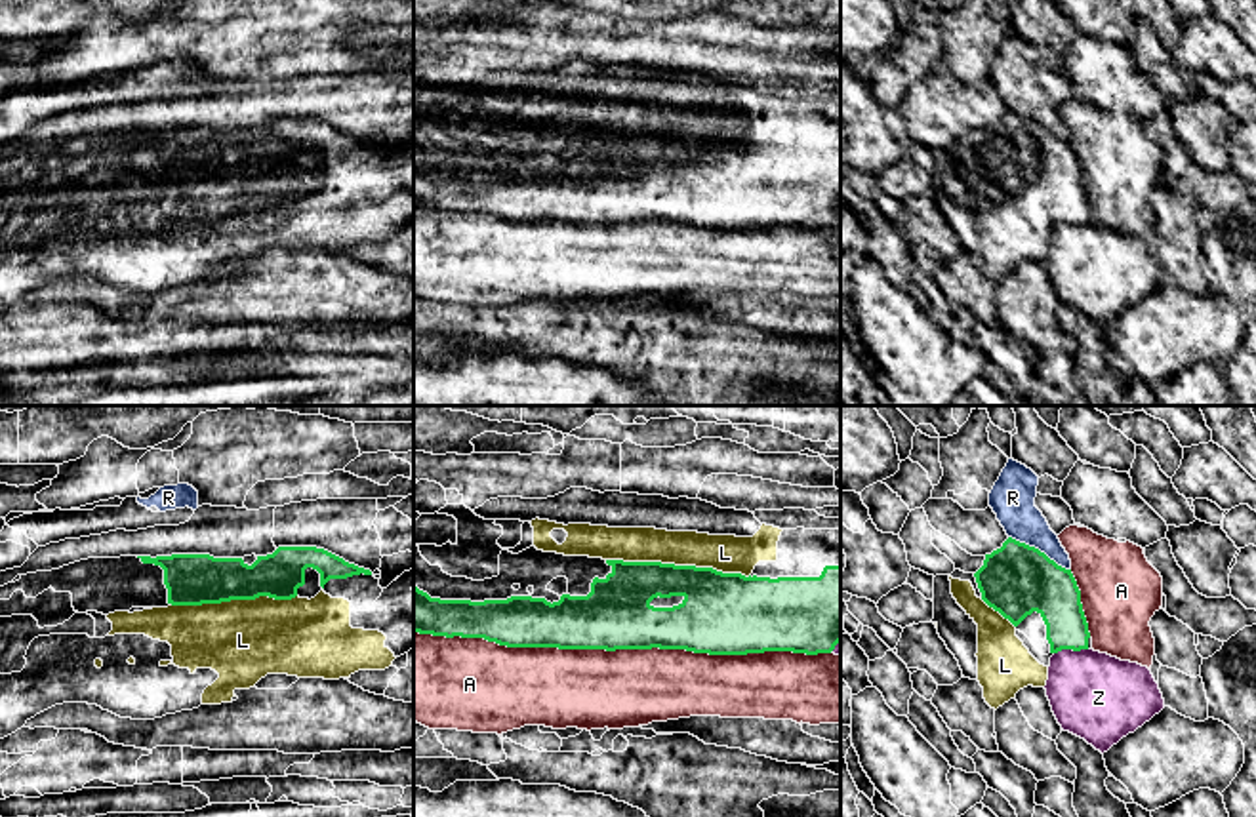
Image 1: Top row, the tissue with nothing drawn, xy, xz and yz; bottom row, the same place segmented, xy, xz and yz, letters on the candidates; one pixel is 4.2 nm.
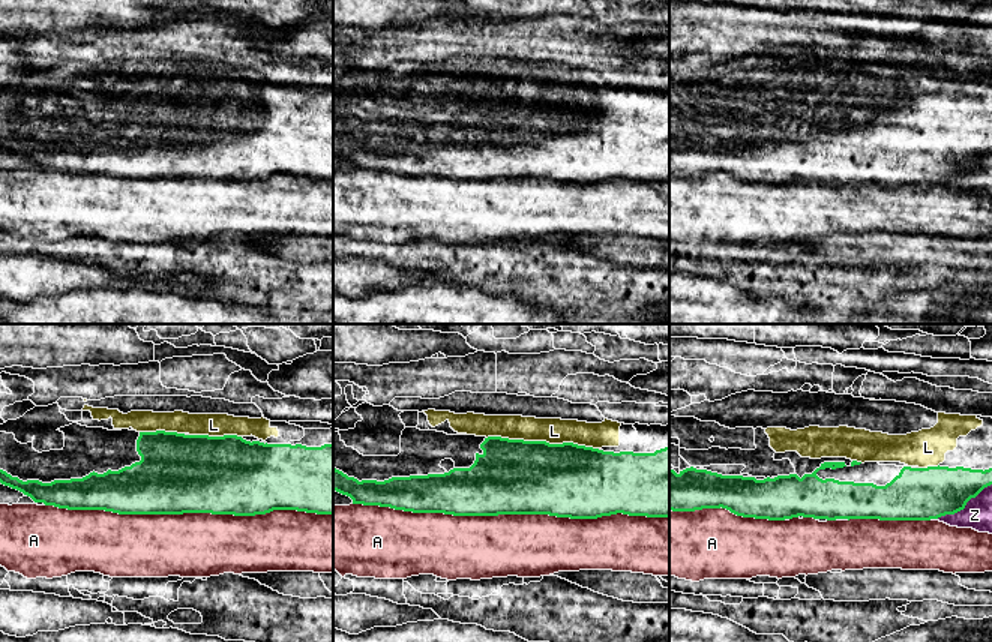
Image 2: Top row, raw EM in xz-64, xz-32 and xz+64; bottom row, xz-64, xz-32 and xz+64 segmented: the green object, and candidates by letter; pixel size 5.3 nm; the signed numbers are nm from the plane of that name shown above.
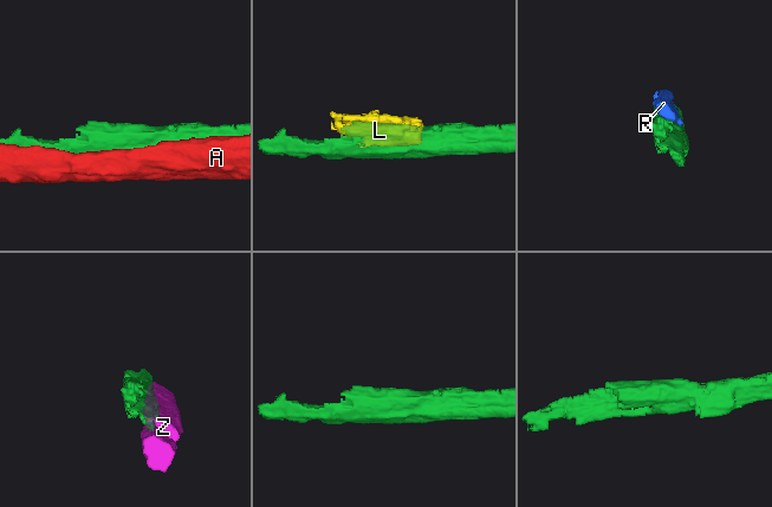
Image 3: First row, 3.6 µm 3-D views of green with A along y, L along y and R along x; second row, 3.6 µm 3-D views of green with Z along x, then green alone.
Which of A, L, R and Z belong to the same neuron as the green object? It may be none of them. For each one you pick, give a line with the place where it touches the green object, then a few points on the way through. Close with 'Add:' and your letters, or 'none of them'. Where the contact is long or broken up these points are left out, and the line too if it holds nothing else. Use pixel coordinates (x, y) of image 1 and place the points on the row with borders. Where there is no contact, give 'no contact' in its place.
L: xz (679, 566)
Add: L

